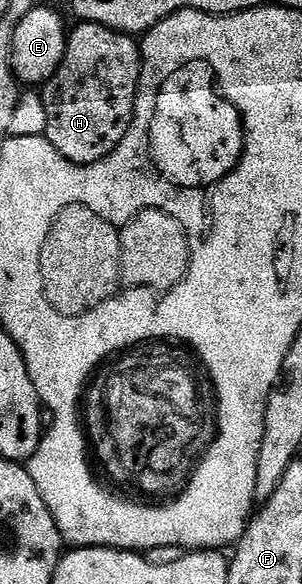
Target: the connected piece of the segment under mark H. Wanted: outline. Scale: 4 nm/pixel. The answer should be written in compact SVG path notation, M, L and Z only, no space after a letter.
M81 22L76 26L78 28L74 32L72 29L68 33L63 62L59 66L59 70L55 70L55 74L43 86L43 91L40 93L43 105L46 106L47 110L47 128L44 137L51 142L51 146L55 146L55 150L59 150L59 154L63 154L63 158L67 158L72 164L94 164L107 158L107 154L111 154L115 150L115 146L119 146L123 142L123 138L131 126L141 82L141 50L138 41L132 35L124 32L116 32L115 29L102 24L88 22Z

